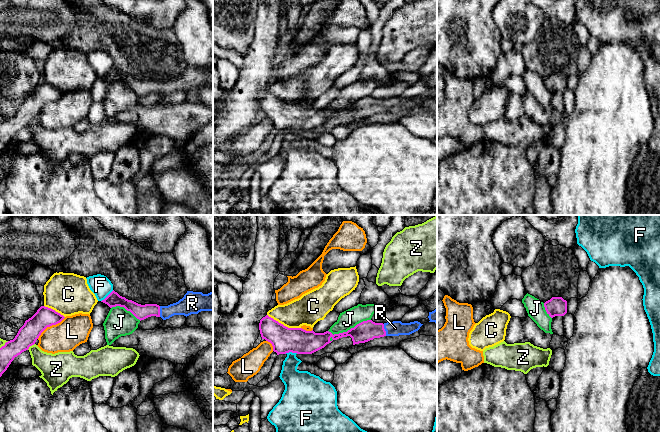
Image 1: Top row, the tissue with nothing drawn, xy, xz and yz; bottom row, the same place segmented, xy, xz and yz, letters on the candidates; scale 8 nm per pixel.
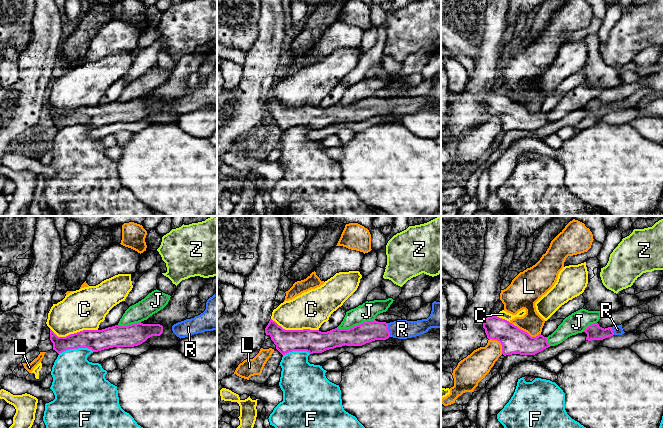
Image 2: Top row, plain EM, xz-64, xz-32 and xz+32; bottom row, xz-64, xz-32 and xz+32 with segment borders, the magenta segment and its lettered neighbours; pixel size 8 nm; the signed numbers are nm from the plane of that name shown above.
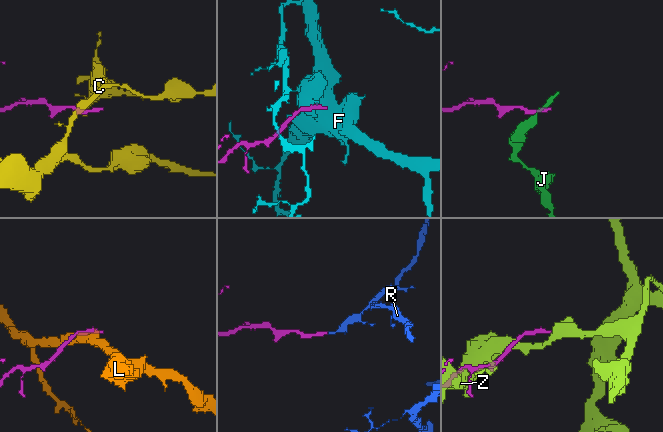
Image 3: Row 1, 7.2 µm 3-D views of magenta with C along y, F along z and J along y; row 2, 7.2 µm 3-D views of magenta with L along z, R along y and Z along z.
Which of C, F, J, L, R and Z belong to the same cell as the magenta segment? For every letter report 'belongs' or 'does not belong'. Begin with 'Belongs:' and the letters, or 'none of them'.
Belongs: R
C: does not belong
F: does not belong
J: does not belong
L: does not belong
R: belongs
Z: does not belong

